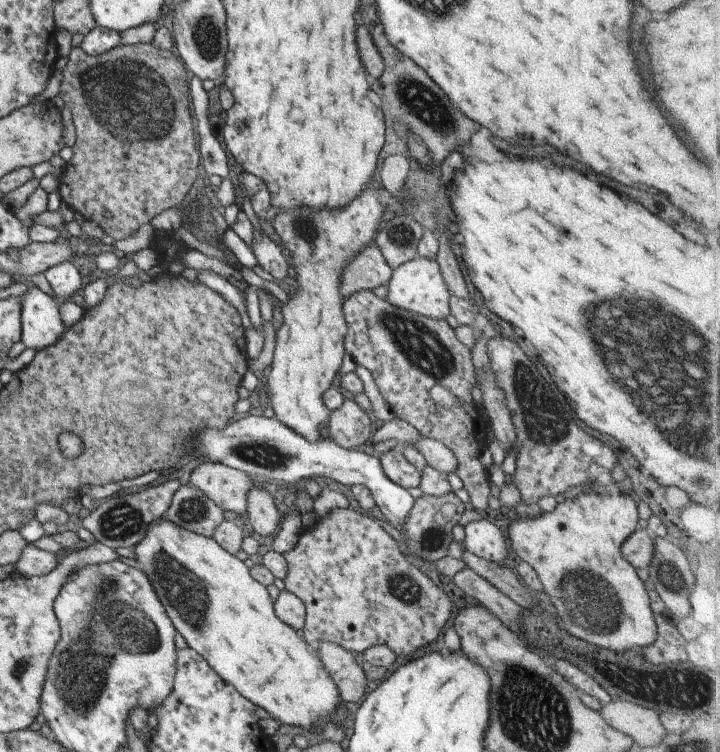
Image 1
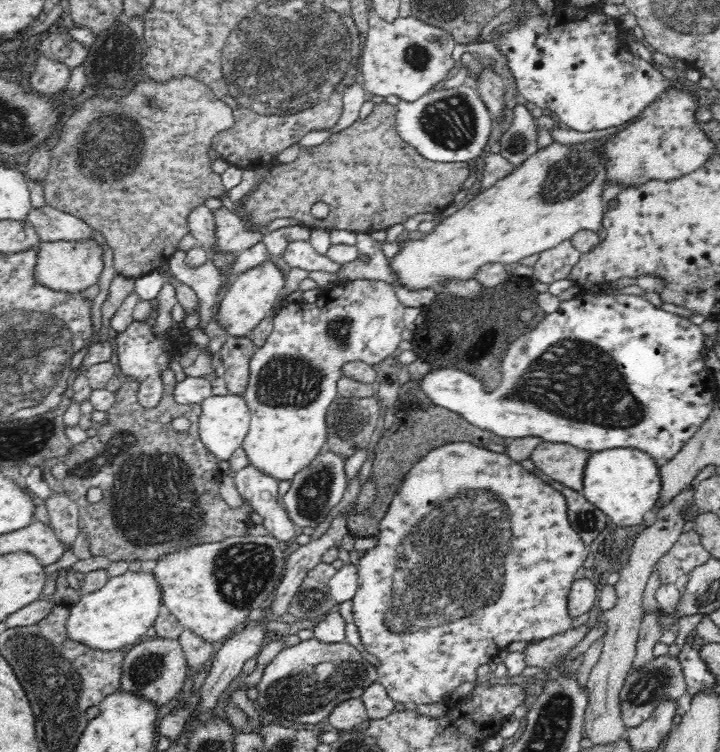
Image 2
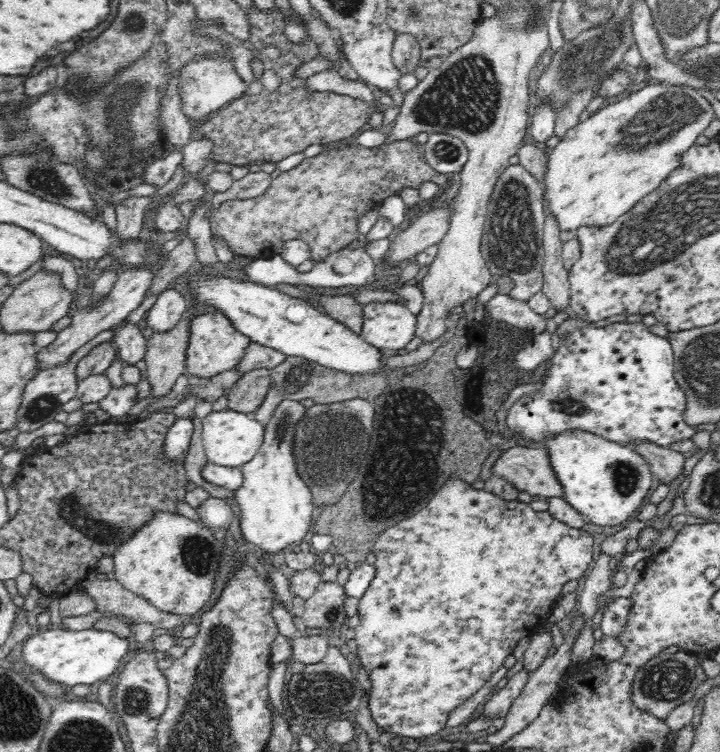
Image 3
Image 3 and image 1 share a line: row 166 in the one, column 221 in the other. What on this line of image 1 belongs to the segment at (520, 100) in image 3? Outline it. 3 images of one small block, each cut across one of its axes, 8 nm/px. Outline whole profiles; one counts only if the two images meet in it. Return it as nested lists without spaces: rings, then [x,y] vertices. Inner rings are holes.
[[[206,462],[193,470],[190,483],[217,505],[236,514],[247,512],[248,491],[257,482],[244,472],[221,462]]]

